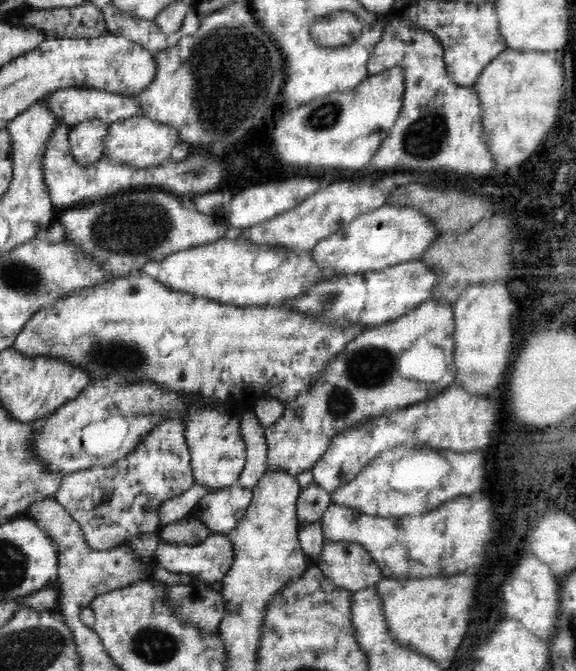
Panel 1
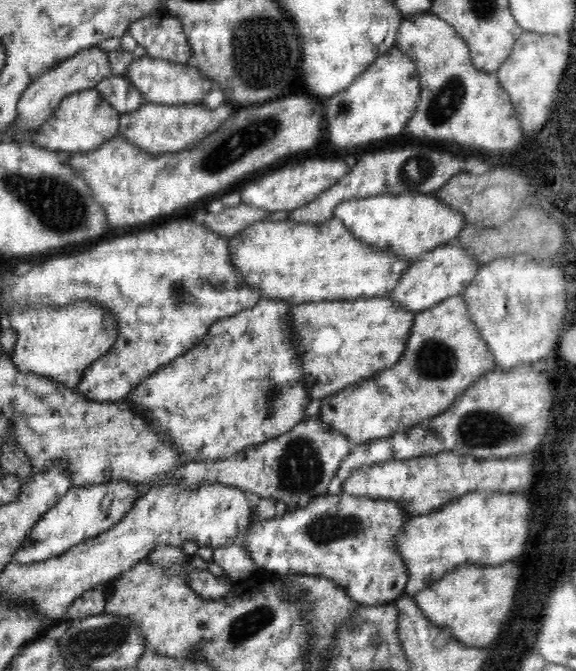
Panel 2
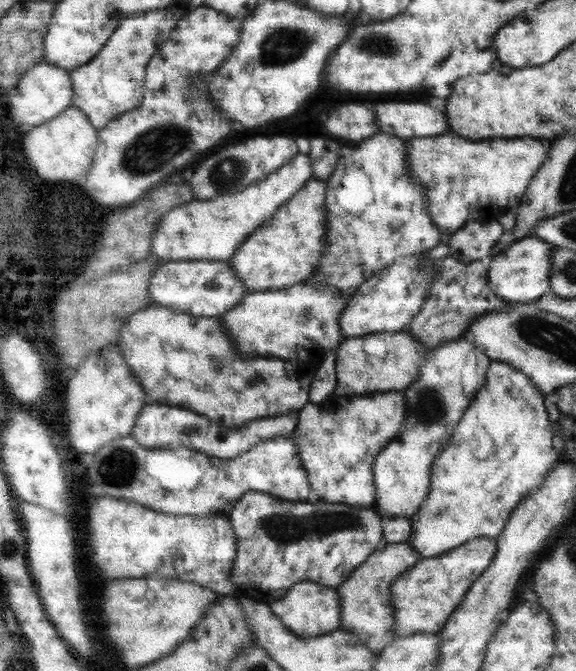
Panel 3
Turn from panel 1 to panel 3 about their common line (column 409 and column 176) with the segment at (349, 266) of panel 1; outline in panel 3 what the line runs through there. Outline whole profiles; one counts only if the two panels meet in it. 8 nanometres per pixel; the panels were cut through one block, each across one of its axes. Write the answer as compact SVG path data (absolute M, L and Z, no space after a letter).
M299 152L278 170L269 172L262 179L252 182L234 193L223 193L215 199L193 199L182 206L171 208L160 219L151 234L151 253L157 260L189 261L219 260L227 262L235 249L250 236L259 225L265 223L291 196L311 179L313 172L309 158Z

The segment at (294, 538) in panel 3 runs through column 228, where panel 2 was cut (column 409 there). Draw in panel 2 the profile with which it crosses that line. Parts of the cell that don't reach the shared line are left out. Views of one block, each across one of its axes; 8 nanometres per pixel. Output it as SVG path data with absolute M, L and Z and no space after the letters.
M342 491L337 495L326 494L324 496L312 497L307 504L297 508L291 508L280 519L258 521L251 529L248 528L247 531L249 531L249 533L245 538L245 545L247 546L250 558L254 561L258 569L267 570L272 575L280 578L287 577L288 575L324 576L338 583L338 586L345 588L346 594L350 596L352 600L359 602L364 607L377 607L388 603L394 603L405 593L405 588L409 582L409 572L407 571L405 560L401 557L399 548L397 547L397 538L398 535L401 535L401 530L411 518L410 513L406 512L405 508L402 507L402 503L398 503L395 500L354 496Z

